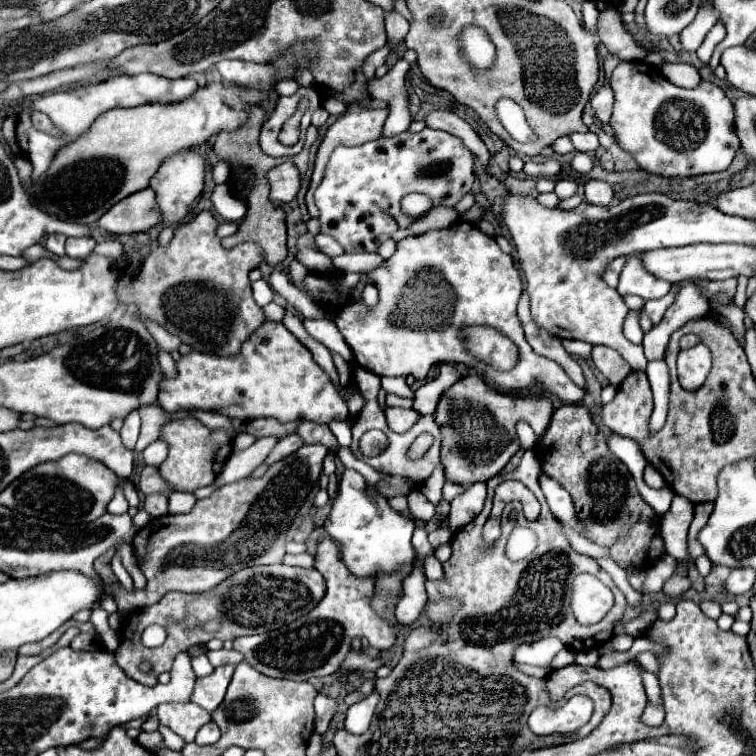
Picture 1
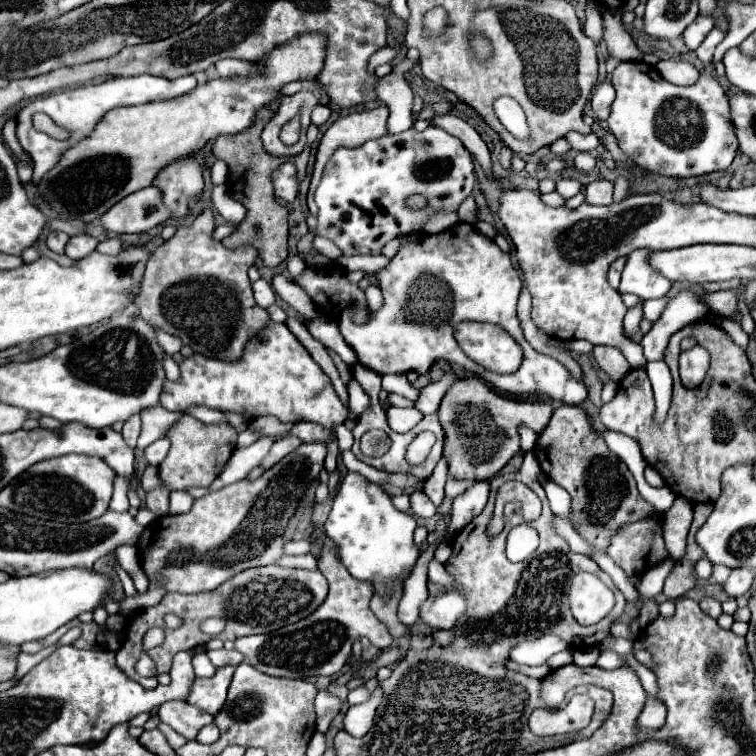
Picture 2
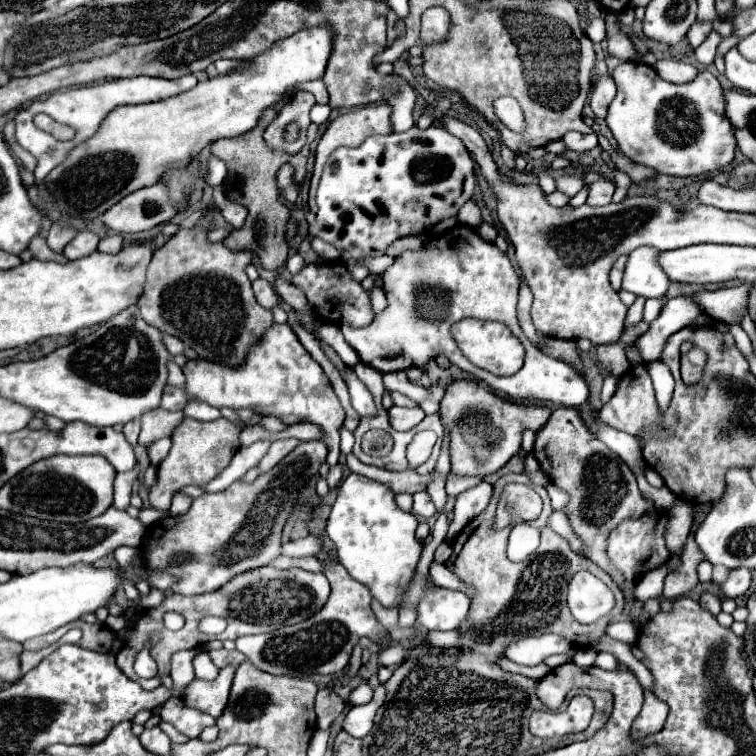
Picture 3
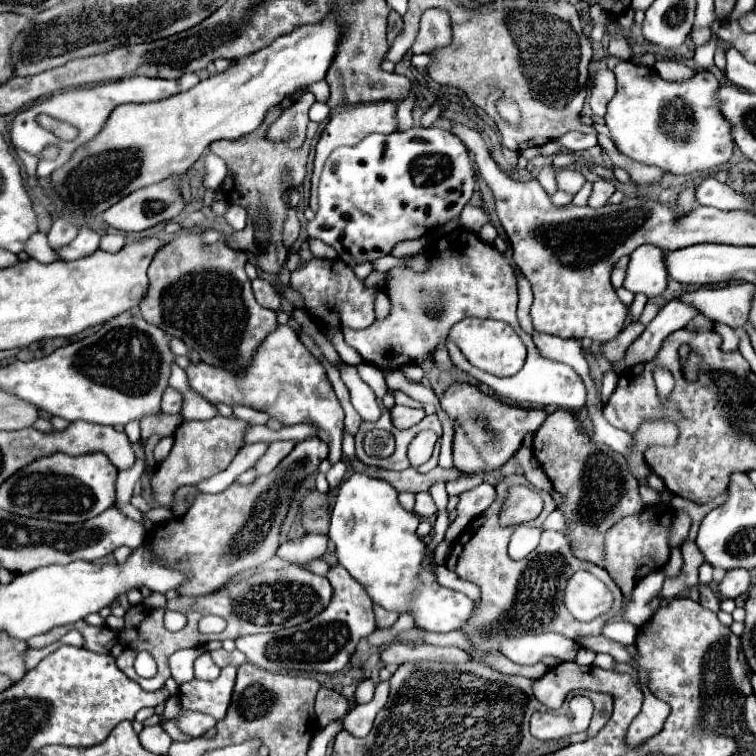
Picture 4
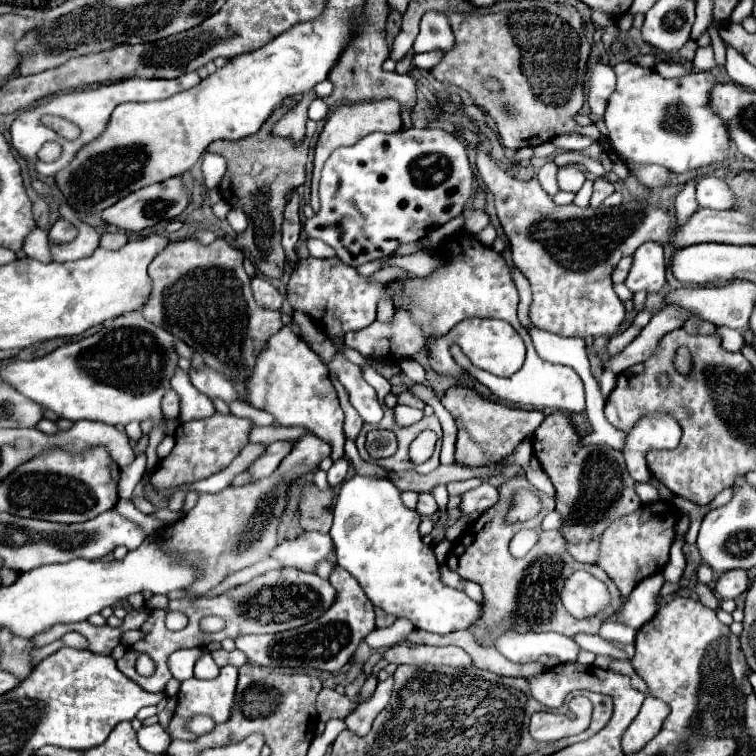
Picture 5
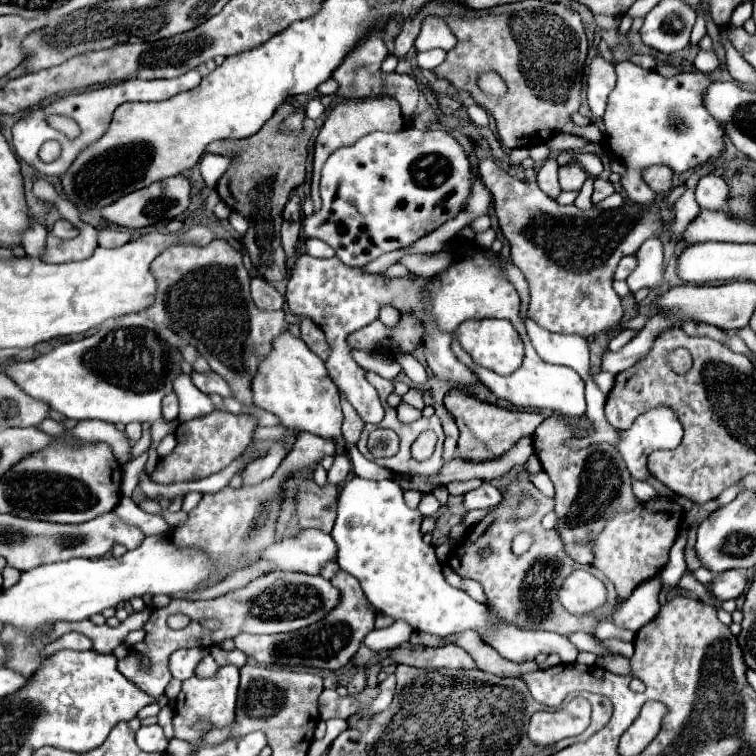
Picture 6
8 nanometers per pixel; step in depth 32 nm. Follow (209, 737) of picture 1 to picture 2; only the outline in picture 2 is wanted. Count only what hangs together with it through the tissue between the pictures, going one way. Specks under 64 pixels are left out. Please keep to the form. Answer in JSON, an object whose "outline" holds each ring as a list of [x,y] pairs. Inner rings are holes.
{"outline":[[[215,723],[207,725],[203,727],[197,737],[196,740],[202,744],[212,744],[216,742],[220,737],[219,728],[216,726]]]}

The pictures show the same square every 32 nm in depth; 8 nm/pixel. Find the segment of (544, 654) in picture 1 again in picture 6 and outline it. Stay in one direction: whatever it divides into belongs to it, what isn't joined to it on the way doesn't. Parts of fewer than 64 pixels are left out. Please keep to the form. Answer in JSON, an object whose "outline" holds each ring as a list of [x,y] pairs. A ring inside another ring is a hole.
{"outline":[[[354,476],[342,486],[340,496],[338,496],[336,522],[332,528],[332,538],[338,546],[338,564],[344,572],[358,578],[366,598],[376,610],[392,616],[394,620],[406,620],[418,632],[430,632],[436,636],[448,636],[448,634],[462,632],[462,630],[478,630],[492,648],[496,648],[504,658],[512,662],[536,660],[538,654],[558,654],[564,664],[576,662],[578,648],[566,636],[556,634],[556,632],[520,630],[514,624],[496,622],[488,614],[486,604],[480,604],[472,600],[466,592],[446,584],[442,576],[442,566],[438,564],[438,558],[434,554],[434,546],[428,546],[422,540],[420,524],[422,524],[422,514],[418,510],[410,510],[404,504],[402,490],[396,484],[396,480],[378,482],[378,480],[366,480],[366,478]]]}

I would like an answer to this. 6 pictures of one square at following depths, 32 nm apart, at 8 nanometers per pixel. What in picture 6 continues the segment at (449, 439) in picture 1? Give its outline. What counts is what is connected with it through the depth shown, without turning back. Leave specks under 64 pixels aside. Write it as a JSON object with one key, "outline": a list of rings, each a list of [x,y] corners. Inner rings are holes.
{"outline":[[[452,388],[446,394],[444,406],[454,416],[458,430],[460,430],[458,458],[468,460],[468,462],[486,462],[486,460],[496,460],[496,458],[504,456],[522,436],[532,436],[534,430],[544,420],[544,416],[540,412],[508,410],[508,408],[502,408],[496,404],[482,402],[458,388]]]}

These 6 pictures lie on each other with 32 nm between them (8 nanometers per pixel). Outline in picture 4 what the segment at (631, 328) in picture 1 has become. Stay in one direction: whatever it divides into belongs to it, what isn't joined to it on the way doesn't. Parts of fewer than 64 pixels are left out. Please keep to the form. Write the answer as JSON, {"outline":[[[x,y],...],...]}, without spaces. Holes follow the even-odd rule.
{"outline":[[[636,294],[634,302],[632,302],[632,306],[630,306],[630,322],[638,322],[638,318],[640,318],[642,310],[644,310],[646,300],[648,300],[648,298],[646,298],[644,294]]]}

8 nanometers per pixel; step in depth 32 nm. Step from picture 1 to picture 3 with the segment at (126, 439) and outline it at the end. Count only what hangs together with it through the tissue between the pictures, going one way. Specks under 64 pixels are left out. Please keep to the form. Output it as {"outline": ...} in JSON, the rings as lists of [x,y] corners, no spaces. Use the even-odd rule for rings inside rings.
{"outline":[[[130,420],[130,422],[126,422],[122,432],[124,432],[124,436],[126,436],[126,440],[128,440],[130,444],[136,444],[138,434],[140,434],[140,420]]]}

